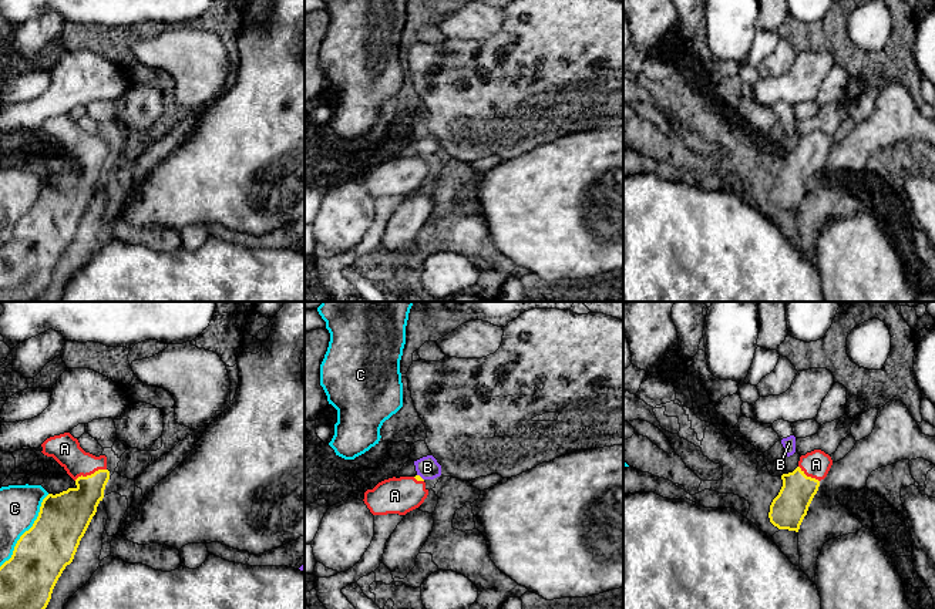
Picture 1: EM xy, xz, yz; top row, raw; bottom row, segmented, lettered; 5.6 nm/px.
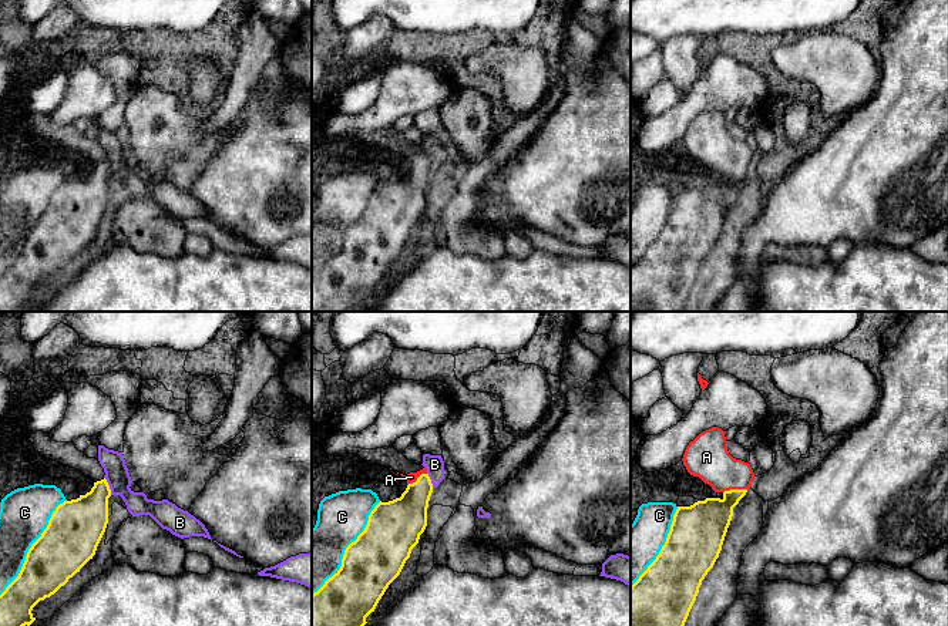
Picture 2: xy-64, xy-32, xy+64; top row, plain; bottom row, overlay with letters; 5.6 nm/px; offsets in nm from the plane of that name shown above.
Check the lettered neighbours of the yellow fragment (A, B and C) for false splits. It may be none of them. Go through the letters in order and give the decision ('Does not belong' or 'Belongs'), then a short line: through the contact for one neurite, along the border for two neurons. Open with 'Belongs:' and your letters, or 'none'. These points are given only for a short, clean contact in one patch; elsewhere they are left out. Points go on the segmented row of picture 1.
Belongs: A
A: Belongs. Line: xy (70, 512), (90, 491), (91, 474), (64, 448)
B: Does not belong. Line: xz (417, 474), (423, 480)
C: Does not belong

